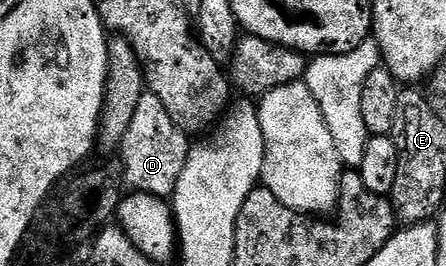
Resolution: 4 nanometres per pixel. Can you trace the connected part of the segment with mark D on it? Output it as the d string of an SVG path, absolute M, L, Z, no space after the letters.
M146 94L138 98L134 118L130 118L130 126L118 149L123 183L129 184L128 188L137 192L161 198L171 197L178 182L178 174L182 174L189 147L189 137L181 132L178 126L174 126L174 122L170 122L170 114L166 114L162 102L158 102L156 96Z

